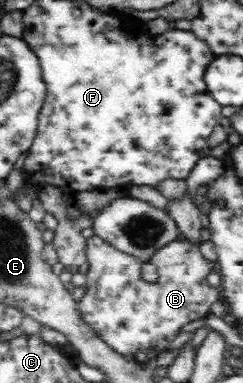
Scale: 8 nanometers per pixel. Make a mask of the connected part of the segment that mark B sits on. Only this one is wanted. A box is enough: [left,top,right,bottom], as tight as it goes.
[77,236,220,363]

